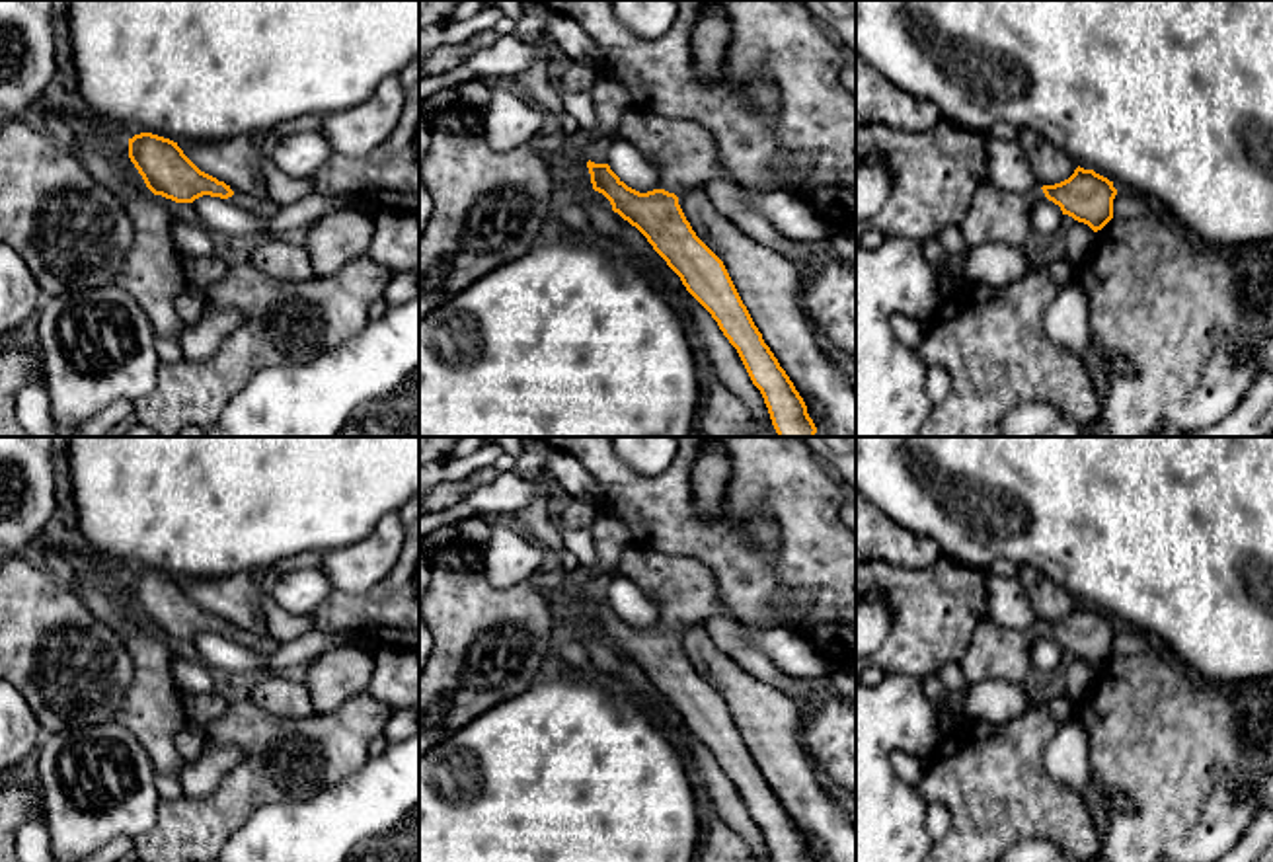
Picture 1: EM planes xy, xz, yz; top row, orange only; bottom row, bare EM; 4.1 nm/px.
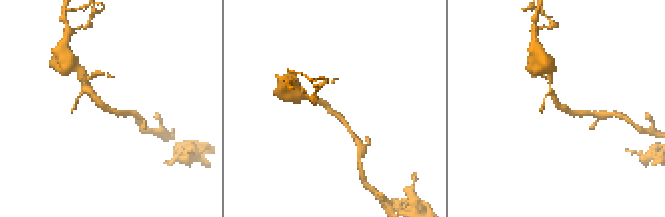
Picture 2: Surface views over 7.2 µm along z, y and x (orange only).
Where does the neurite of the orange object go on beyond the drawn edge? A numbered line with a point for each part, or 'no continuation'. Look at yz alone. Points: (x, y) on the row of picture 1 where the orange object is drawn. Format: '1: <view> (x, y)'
1: yz (995, 217)

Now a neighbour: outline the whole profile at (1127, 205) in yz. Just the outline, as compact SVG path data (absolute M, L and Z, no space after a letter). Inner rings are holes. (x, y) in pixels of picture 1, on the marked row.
M1117 193L1113 199L1113 216L1148 216L1146 203L1142 197L1137 197L1133 193Z

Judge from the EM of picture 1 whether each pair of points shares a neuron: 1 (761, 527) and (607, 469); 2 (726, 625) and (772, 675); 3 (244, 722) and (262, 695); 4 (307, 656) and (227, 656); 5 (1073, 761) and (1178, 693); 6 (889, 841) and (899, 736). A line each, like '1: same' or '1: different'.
1: different
2: same
3: different
4: same
5: different
6: same

